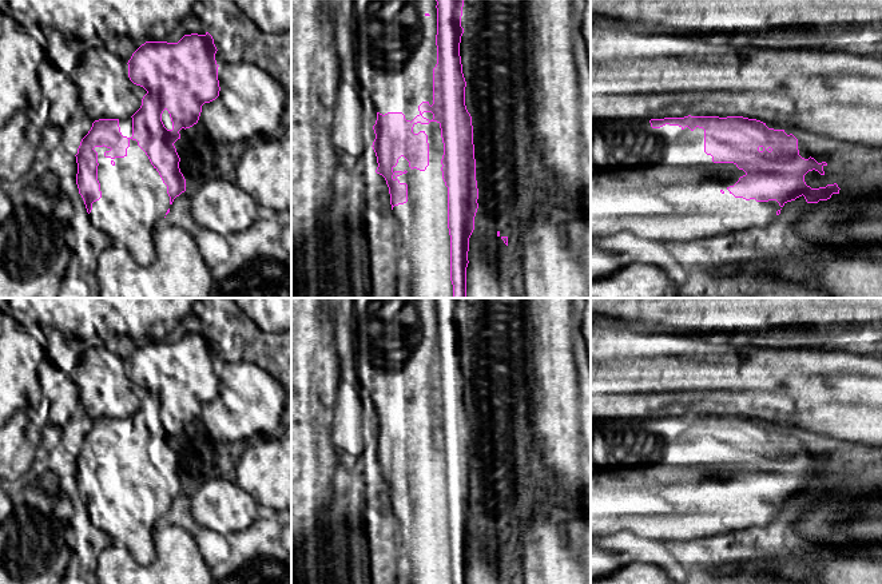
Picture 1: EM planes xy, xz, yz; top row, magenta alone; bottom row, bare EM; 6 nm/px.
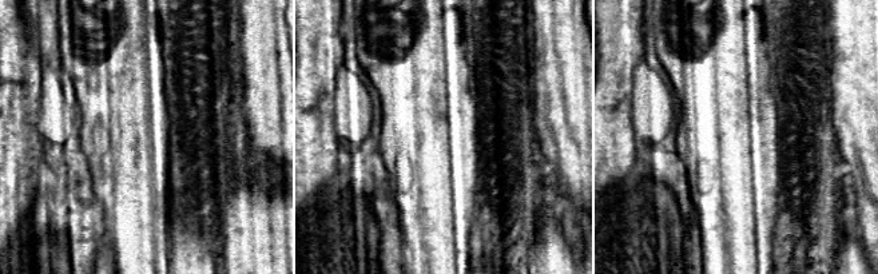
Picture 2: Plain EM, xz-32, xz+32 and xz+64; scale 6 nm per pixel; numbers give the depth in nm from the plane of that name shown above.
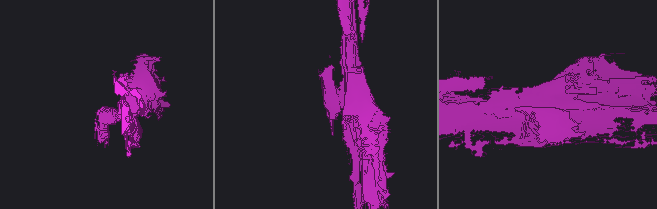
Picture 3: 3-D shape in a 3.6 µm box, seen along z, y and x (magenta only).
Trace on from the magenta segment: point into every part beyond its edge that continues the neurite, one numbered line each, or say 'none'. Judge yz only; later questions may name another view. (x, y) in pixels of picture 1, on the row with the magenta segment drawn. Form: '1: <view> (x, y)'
none

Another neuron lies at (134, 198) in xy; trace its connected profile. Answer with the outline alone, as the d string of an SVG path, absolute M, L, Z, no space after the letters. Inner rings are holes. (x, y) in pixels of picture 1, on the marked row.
M136 140L124 158L106 158L111 148L95 147L102 198L90 212L95 227L123 245L140 266L155 261L154 229L171 207L167 186Z

